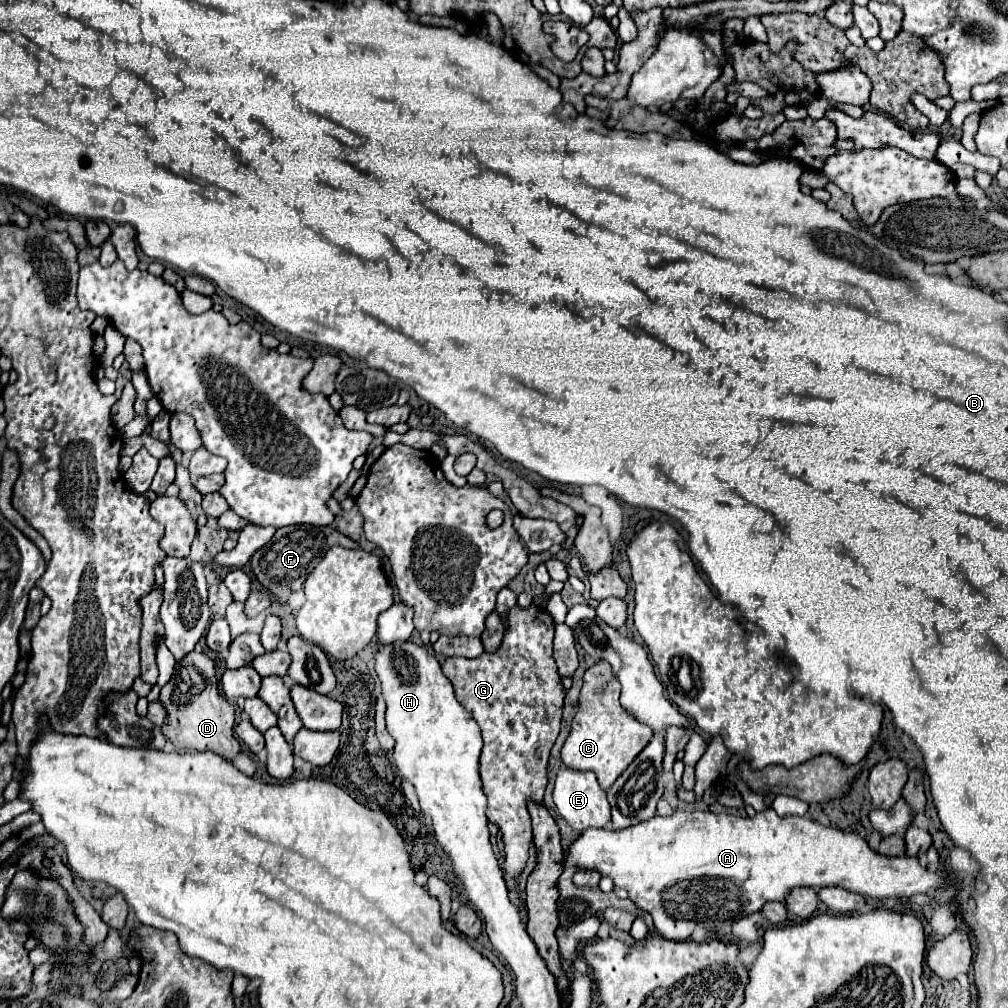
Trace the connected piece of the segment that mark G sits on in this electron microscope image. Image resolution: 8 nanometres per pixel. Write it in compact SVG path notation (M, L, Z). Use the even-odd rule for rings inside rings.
M530 605L528 609L514 607L510 609L506 633L496 653L482 653L476 659L450 657L442 665L444 675L454 685L458 703L462 703L466 711L472 711L472 717L478 723L482 739L484 739L482 757L480 757L480 777L482 777L482 785L488 797L486 817L490 823L496 823L502 831L502 839L506 847L504 875L506 875L506 883L510 889L510 899L514 901L518 909L522 907L518 905L518 895L514 893L516 877L524 869L524 863L528 859L528 847L532 841L532 827L530 827L526 801L534 799L542 803L546 781L548 781L546 763L548 763L550 749L560 731L560 717L562 717L562 703L564 703L564 689L560 685L556 661L552 657L552 641L554 641L554 621L546 609L538 605Z

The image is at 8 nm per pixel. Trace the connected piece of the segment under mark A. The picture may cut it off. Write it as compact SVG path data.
M766 809L762 813L756 813L756 817L736 817L736 815L714 815L712 811L674 811L670 817L654 817L654 819L648 819L648 821L640 821L632 827L626 827L626 829L620 829L620 831L612 831L612 829L596 829L596 827L590 827L586 829L570 847L568 851L564 853L564 861L562 861L564 867L576 867L576 869L590 869L590 871L598 871L600 875L606 875L606 877L612 877L614 885L616 887L622 887L628 891L628 897L644 911L648 911L654 919L654 927L656 931L666 937L666 939L674 939L674 941L682 941L682 939L690 939L696 925L702 927L704 931L710 931L714 935L718 933L728 933L728 923L730 923L730 929L732 929L732 923L736 923L742 915L744 915L744 909L746 909L746 915L752 915L756 911L760 911L764 907L764 903L768 901L784 901L790 891L794 887L812 887L812 889L822 889L822 887L828 887L828 885L836 885L836 887L844 887L846 891L852 891L852 893L858 893L858 895L864 895L864 897L874 897L874 899L886 899L886 897L902 897L902 895L916 895L916 893L928 893L930 889L938 889L946 883L946 877L942 871L930 871L926 867L922 867L918 863L918 859L914 857L908 857L908 855L902 855L902 857L886 857L886 855L880 855L876 851L872 851L866 843L866 839L862 839L860 835L856 833L844 833L836 827L826 827L826 825L820 825L808 817L778 817L774 809Z

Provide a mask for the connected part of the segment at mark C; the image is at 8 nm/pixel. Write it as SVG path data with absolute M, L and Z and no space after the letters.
M596 663L584 673L578 711L572 719L570 735L562 747L562 765L574 771L594 771L600 787L606 791L630 761L648 745L652 731L632 719L620 707L620 683L612 675L608 663Z

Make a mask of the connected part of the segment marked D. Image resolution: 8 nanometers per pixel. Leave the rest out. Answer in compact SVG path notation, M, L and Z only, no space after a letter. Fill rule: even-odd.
M192 651L178 661L172 679L160 691L160 701L168 709L164 735L174 741L176 749L210 749L222 757L234 757L240 751L240 743L234 737L234 707L220 695L214 663L206 653Z

